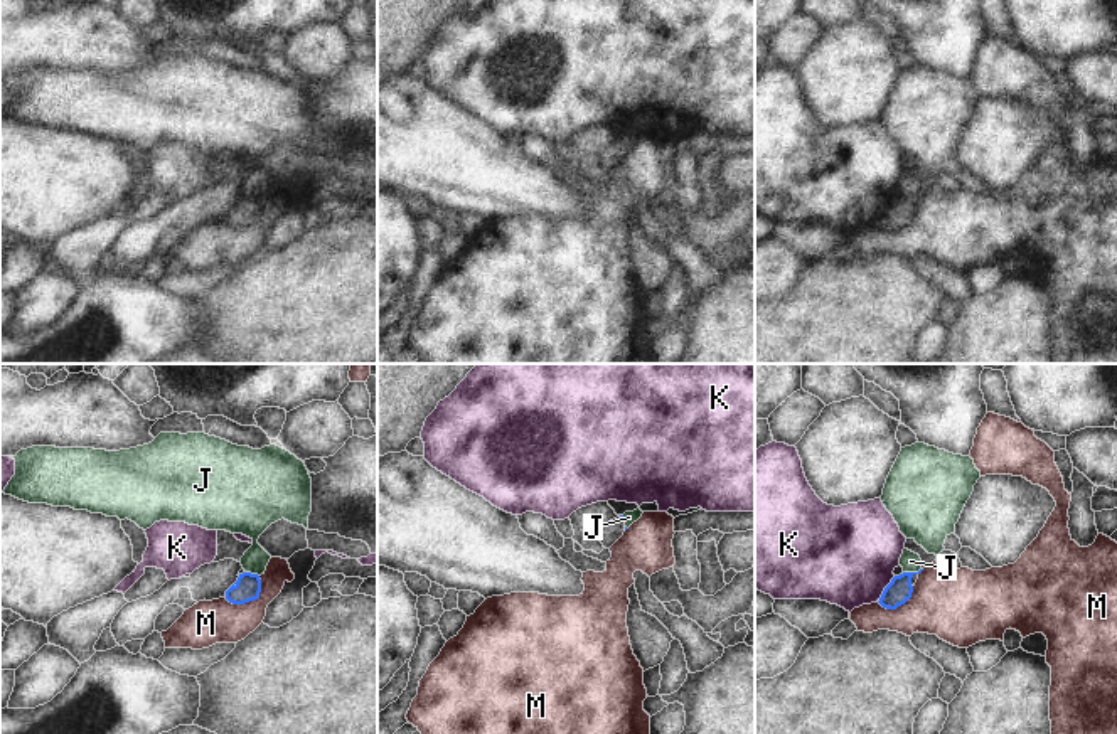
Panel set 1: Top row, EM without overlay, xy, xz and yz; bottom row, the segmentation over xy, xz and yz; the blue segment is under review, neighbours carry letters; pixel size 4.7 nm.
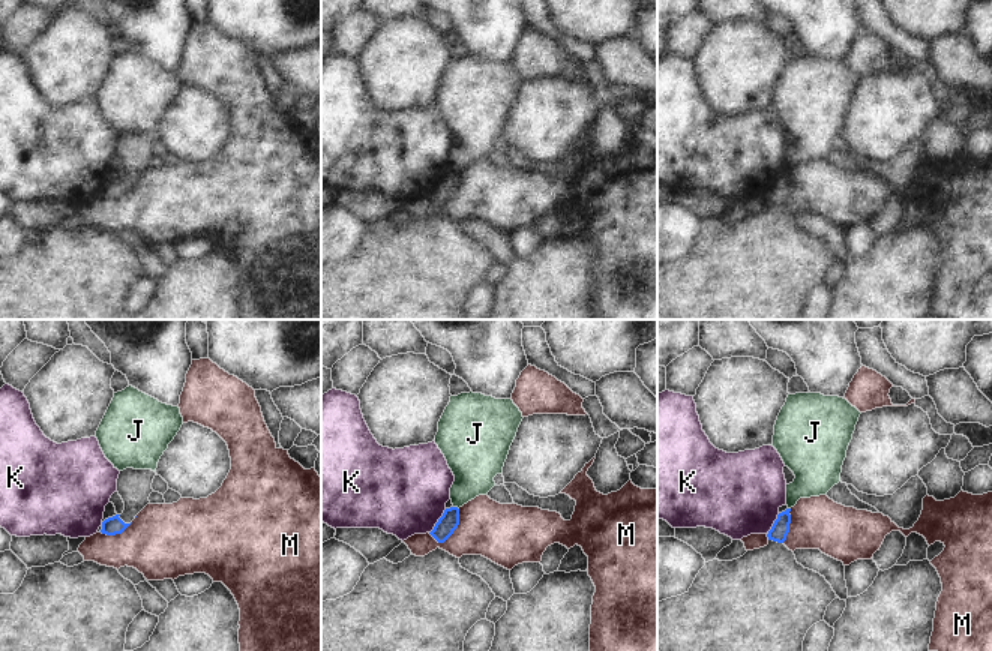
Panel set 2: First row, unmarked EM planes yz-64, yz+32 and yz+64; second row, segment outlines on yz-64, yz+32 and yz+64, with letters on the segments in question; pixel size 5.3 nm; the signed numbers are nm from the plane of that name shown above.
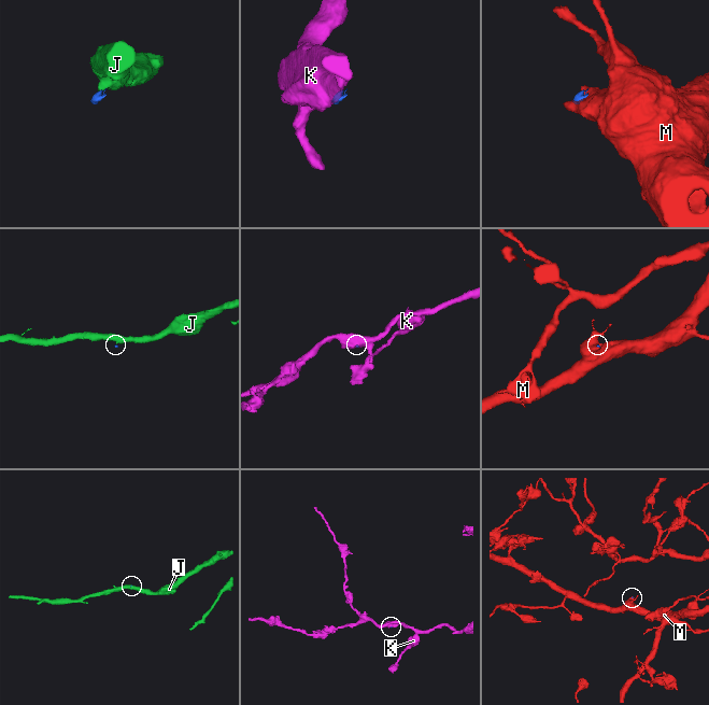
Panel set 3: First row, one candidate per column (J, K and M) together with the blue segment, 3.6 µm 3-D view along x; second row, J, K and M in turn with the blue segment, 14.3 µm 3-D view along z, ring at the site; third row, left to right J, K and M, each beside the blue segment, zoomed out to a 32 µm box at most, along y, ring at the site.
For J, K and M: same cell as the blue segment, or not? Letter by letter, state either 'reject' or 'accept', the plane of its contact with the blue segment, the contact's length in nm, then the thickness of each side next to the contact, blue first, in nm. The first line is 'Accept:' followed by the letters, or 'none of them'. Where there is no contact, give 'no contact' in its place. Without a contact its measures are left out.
Accept: none of them
J: reject | yz | 90 nm | 120/90 nm
K: reject | yz | 150 nm | 120/480 nm
M: reject | xy | 200 nm | 130/220 nm

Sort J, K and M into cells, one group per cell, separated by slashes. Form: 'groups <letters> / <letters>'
groups J / K / M

